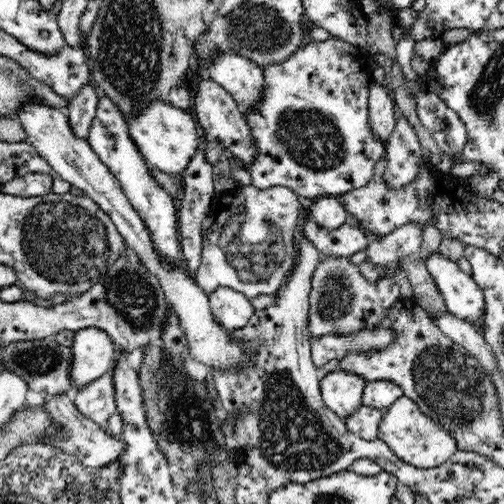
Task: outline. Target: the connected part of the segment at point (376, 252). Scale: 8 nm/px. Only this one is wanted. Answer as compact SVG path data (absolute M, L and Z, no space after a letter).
M408 224L380 239L370 240L366 259L378 266L382 275L398 267L400 259L416 255L422 246L422 225Z

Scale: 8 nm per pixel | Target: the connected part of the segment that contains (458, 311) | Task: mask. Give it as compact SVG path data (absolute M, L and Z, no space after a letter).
M439 251L428 255L425 262L444 297L447 310L479 328L483 321L484 297L473 276L463 272L457 262Z

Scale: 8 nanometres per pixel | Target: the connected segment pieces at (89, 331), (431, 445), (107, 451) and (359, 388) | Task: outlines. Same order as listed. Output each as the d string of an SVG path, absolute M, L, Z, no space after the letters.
M94 327L77 330L70 347L73 350L74 386L79 390L101 378L115 363L117 347L103 330Z
M405 395L398 398L394 404L383 411L383 417L378 428L378 437L392 452L404 462L412 466L430 468L446 462L458 449L457 440L450 432L442 429L428 415L422 413L418 404Z
M62 394L61 397L46 398L45 406L45 410L48 410L49 414L62 426L62 434L58 434L58 438L54 438L53 441L46 441L45 443L54 445L75 456L84 466L93 470L99 469L111 462L118 461L120 452L123 453L126 450L126 443L121 440L121 437L116 439L104 433L104 429L100 429L89 417L84 417L65 394Z
M340 370L326 375L321 375L319 390L326 407L345 419L356 414L364 402L366 380L354 372Z

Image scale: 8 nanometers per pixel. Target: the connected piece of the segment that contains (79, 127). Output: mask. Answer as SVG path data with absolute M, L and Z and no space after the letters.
M88 80L86 86L80 92L76 92L74 98L68 102L70 128L82 140L87 140L100 95L102 93Z

